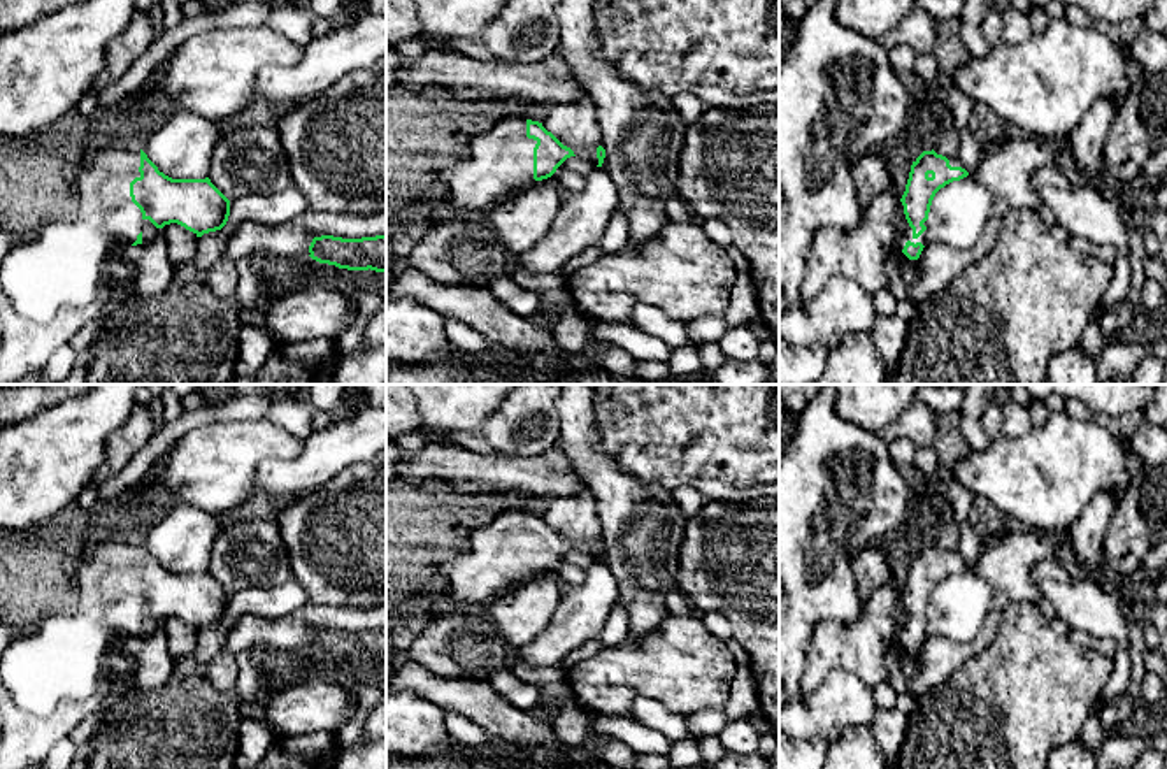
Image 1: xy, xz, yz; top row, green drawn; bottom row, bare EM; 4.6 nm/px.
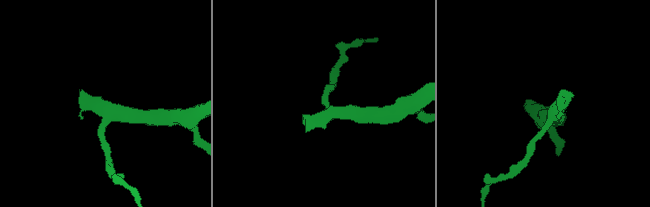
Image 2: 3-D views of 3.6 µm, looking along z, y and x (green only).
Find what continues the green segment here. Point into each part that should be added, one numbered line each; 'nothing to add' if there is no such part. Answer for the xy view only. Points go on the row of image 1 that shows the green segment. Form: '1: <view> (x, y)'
1: xy (104, 186)

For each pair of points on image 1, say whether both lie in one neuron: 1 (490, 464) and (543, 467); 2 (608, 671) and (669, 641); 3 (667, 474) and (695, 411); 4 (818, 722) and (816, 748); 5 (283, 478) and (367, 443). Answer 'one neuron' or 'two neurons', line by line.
1: one neuron
2: one neuron
3: one neuron
4: two neurons
5: one neuron

